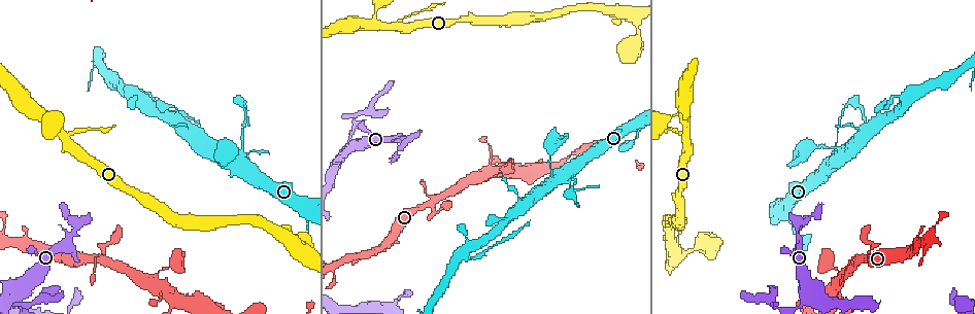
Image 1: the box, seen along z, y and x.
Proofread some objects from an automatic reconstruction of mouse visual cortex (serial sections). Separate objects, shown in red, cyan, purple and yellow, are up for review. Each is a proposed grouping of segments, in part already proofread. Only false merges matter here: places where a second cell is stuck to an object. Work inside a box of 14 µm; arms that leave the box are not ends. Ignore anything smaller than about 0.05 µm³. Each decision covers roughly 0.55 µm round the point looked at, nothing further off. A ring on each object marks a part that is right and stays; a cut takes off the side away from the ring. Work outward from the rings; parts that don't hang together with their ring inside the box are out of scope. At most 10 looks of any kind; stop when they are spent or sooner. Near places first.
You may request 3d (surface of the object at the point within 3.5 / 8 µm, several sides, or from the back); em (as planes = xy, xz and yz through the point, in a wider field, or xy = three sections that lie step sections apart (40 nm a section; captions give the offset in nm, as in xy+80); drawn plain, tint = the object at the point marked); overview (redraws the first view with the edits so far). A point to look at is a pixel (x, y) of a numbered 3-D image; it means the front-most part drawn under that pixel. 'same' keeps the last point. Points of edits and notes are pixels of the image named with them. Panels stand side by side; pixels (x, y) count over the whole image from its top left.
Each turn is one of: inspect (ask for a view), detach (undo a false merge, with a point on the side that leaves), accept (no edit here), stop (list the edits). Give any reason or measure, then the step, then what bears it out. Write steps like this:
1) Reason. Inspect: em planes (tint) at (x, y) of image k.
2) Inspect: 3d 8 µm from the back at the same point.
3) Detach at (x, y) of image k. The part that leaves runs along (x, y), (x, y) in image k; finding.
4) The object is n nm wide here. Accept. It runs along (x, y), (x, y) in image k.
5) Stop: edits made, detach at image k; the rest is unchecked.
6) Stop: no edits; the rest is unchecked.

Four or more arms meet. Inspect: 3d 3.5 µm at (155, 277) of image 1.

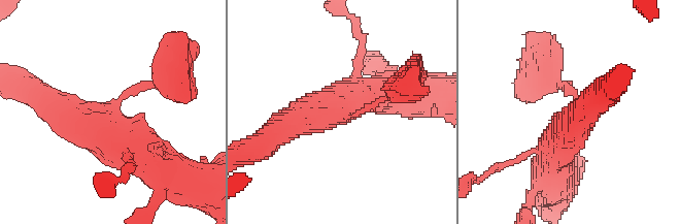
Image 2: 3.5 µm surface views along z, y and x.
4 arms meet here; the arms are 100, 150, 450, 500 nm wide; now the EM. Inspect: em xy step 5 (tint) at (107, 115) of image 2.

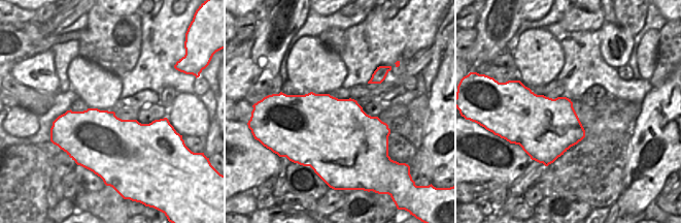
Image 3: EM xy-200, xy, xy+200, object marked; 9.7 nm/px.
Another direction. Inspect: em xy step 1 (tint) at the same point.

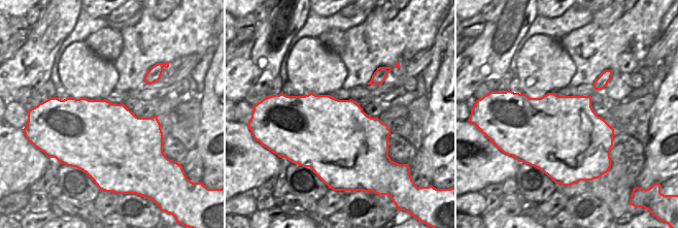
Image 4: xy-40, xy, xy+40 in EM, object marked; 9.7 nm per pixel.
The object is 750 nm wide here. Accept. It runs along (44, 98), (156, 167) in image 2; continuous, no second cell.

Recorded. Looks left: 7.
Sharp bend. Inspect: 3d 3.5 µm at (441, 210) of image 1.

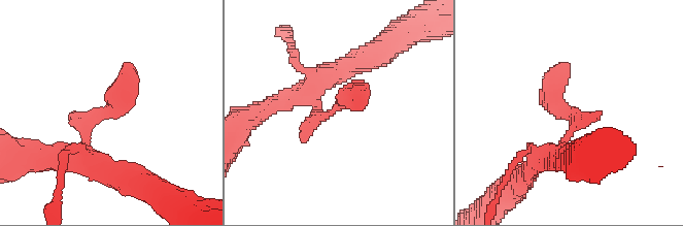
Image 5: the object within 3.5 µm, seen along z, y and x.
Now the EM. Inspect: em xy step 1 (tint) at (569, 115) of image 5.

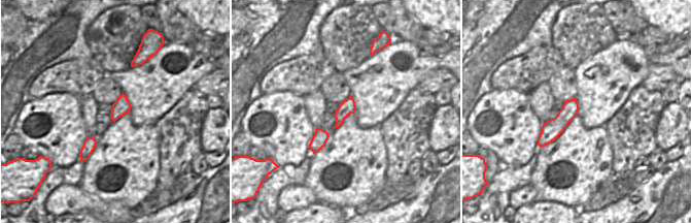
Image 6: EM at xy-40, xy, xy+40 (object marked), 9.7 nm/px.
Accept. Continuous, no second cell.

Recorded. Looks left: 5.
Arms part here. Inspect: em xy step 2 (tint) at (407, 140) of image 1.

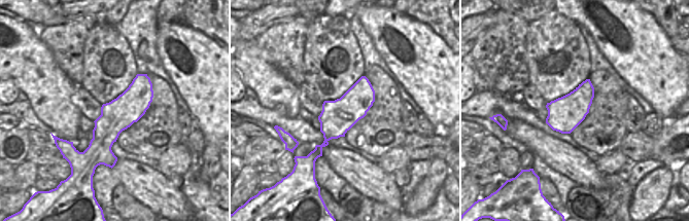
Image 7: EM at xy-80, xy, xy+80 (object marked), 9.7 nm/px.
Inspect: 3d 3.5 µm from the back at the same point.

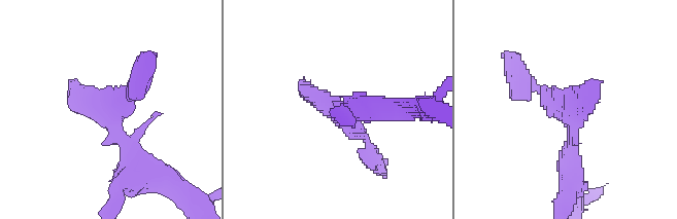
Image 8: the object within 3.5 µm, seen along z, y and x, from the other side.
The object is 340 nm wide here. Accept. It runs along (144, 76), (139, 95), (87, 158) in image 7; one cell here.

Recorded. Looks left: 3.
Three-way junction. Inspect: 3d 3.5 µm at (135, 91) of image 1.

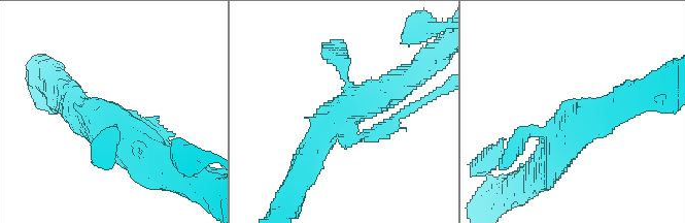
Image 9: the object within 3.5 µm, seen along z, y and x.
Inspect: em xy step 5 (tint) at (591, 123) of image 9.

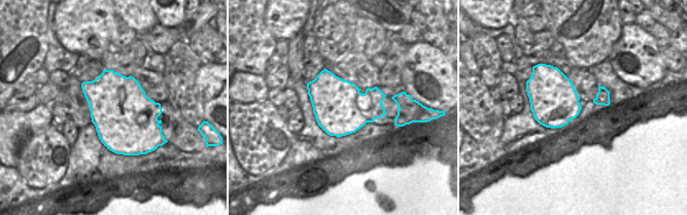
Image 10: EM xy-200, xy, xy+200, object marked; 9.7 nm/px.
Detach at (392, 128) of image 9. The part that leaves runs along (357, 138), (376, 133), (434, 96) in image 9; two cells meet here.

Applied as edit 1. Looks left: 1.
Stop: edits made, detach at image 9; the rest is unchecked.

